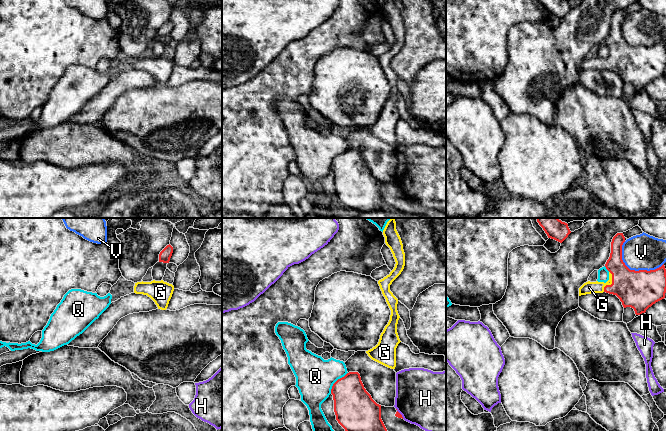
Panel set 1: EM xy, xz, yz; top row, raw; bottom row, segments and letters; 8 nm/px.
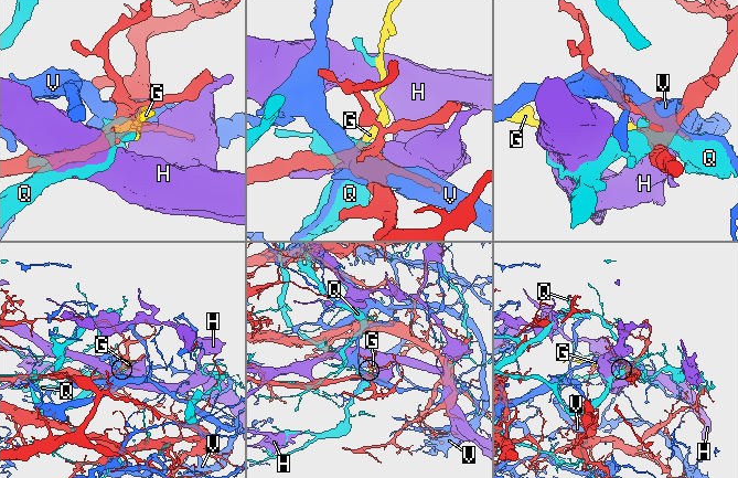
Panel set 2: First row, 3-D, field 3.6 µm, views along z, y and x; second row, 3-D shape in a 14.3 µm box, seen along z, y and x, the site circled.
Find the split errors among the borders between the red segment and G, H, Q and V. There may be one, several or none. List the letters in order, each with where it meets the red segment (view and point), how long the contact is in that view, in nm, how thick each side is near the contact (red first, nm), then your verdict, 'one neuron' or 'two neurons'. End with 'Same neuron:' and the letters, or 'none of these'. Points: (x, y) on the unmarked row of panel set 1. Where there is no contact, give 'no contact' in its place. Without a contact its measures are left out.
G: yz (612, 59) | 180 nm | 300/100 nm | one neuron
H: xz (399, 189) | 110 nm | 40/460 nm | two neurons
Q: xz (335, 158) | 220 nm | 320/300 nm | two neurons
V: yz (634, 46) | 380 nm | 300/280 nm | two neurons
Same neuron: G

